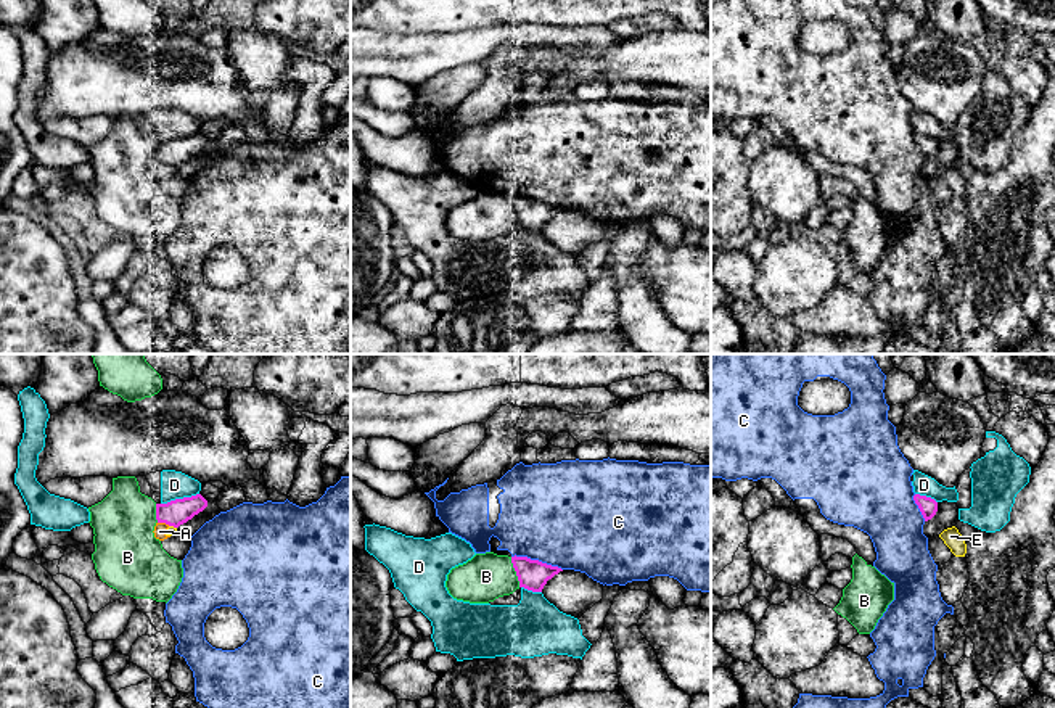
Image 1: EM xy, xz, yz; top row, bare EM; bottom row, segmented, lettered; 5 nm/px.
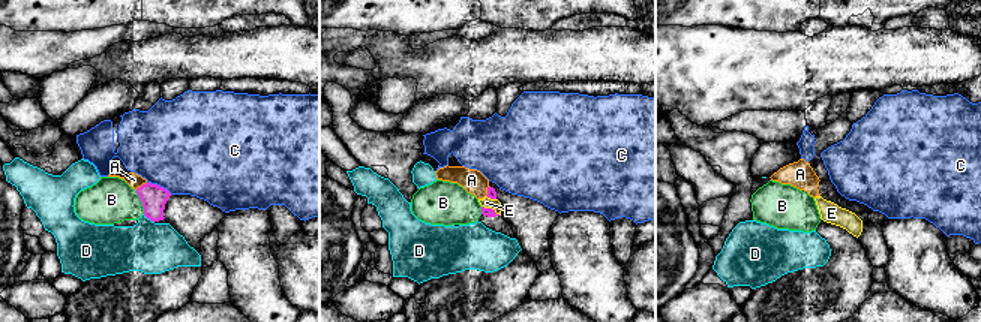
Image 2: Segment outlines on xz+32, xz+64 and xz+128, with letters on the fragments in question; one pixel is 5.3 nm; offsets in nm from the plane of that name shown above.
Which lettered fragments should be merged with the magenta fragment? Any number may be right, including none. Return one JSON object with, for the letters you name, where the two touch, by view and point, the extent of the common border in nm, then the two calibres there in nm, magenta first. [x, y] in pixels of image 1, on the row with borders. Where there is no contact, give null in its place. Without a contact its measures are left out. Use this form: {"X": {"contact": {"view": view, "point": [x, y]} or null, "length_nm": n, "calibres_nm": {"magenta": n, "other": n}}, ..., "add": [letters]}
{"add": []}

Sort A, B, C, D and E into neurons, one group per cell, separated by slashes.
A E / B / C / D

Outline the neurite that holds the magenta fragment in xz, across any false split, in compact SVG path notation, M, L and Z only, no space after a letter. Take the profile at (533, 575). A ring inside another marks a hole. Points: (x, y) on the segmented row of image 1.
M511 557L513 568L516 571L519 587L532 592L542 592L544 586L555 574L563 571L558 566L542 563L539 560L531 560L528 557Z

